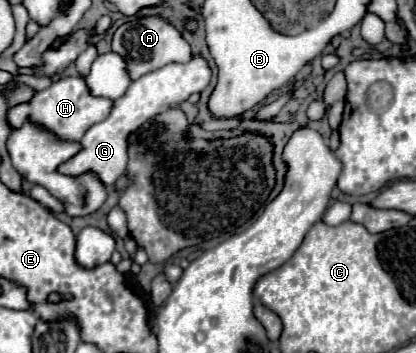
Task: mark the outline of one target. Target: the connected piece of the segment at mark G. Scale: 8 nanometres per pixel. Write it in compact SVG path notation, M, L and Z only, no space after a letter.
M193 54L191 60L185 64L173 62L169 66L163 66L161 70L153 70L153 72L141 76L139 80L131 82L125 96L115 100L111 114L103 122L99 122L87 130L87 134L81 140L83 150L79 154L75 154L71 160L67 160L65 164L61 164L59 172L77 176L87 170L93 170L101 176L103 184L111 186L125 172L129 134L133 130L137 130L139 126L143 126L149 118L155 118L157 114L183 104L185 100L189 100L191 94L199 94L203 88L209 86L209 82L211 82L211 68L201 54Z

